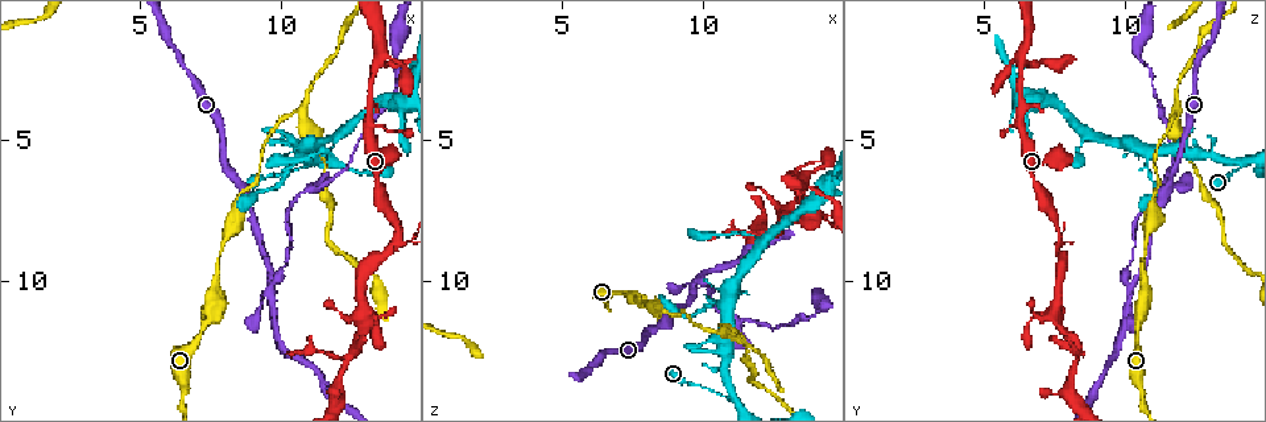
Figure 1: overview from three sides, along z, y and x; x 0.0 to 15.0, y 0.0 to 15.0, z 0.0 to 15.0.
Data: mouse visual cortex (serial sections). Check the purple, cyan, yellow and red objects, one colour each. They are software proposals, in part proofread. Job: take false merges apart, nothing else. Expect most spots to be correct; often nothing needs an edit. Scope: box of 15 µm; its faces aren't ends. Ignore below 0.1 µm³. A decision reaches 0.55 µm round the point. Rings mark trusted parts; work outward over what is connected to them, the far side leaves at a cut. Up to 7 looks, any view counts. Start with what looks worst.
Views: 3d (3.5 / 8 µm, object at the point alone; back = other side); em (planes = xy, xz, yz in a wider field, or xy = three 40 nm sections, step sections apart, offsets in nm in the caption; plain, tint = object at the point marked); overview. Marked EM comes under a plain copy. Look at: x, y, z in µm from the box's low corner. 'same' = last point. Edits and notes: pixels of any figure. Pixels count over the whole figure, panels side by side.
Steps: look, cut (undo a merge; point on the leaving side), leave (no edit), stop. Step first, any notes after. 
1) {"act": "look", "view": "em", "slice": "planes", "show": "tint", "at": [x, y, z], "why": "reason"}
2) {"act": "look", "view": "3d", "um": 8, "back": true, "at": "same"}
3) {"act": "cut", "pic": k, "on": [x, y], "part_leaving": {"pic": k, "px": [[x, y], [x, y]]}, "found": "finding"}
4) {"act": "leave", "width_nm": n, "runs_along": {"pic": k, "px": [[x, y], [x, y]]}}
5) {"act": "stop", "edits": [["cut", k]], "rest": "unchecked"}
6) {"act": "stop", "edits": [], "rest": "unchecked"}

{"act": "look", "view": "3d", "um": 3.5, "at": [14.1, 8.5, 7.7], "why": "looks like a crossing"}

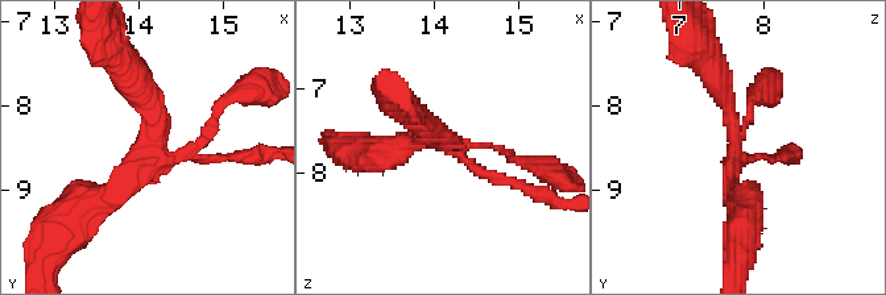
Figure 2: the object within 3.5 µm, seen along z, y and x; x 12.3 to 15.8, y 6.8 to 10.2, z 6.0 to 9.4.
{"act": "look", "view": "em", "slice": "planes", "show": "tint", "at": [14.15, 8.55, 7.65], "arms": 4, "arm_widths_nm": [100, 100, 300, 300], "why": "need the tissue"}

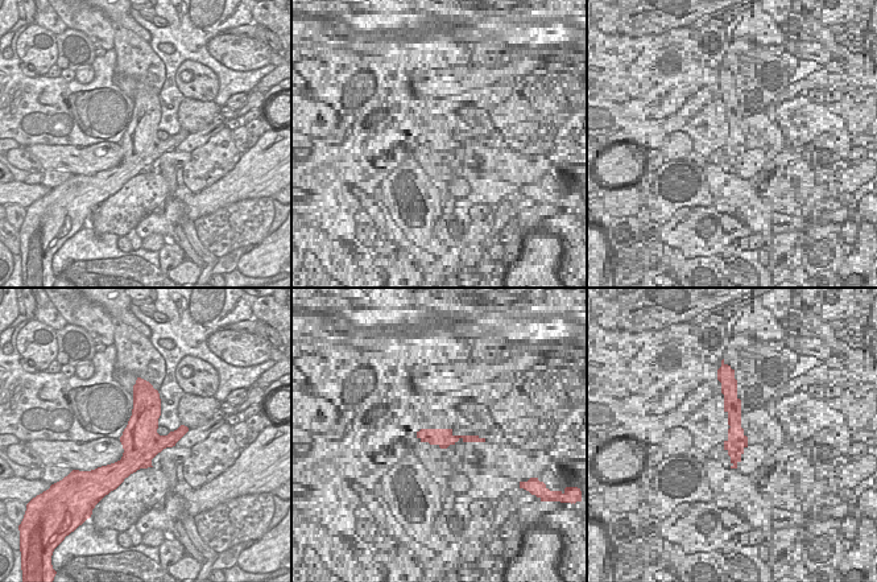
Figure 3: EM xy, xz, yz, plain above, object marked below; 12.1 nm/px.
{"act": "leave", "width_nm": 480, "runs_along": {"pic": 2, "px": [[125, 75], [150, 153], [90, 202]]}, "found": "continuous, no second cell"}

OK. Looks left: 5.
{"act": "look", "view": "3d", "um": 3.5, "at": [9.6, 10.2, 10.1], "why": "a fork"}

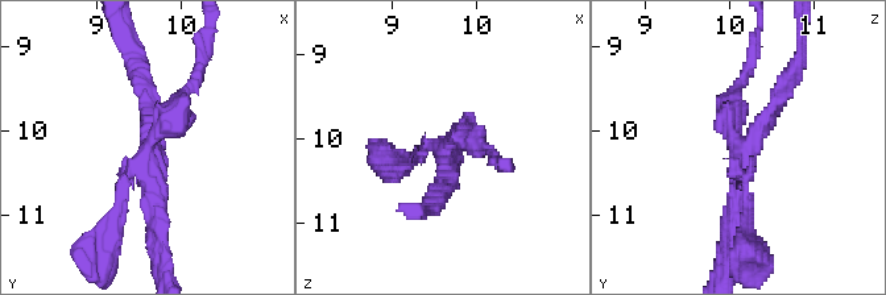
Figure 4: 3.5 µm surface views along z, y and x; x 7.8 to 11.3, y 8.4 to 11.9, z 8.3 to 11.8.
{"act": "look", "view": "em", "slice": "xy", "step": 2, "show": "tint", "at": [9.65, 10.20, 10.15]}

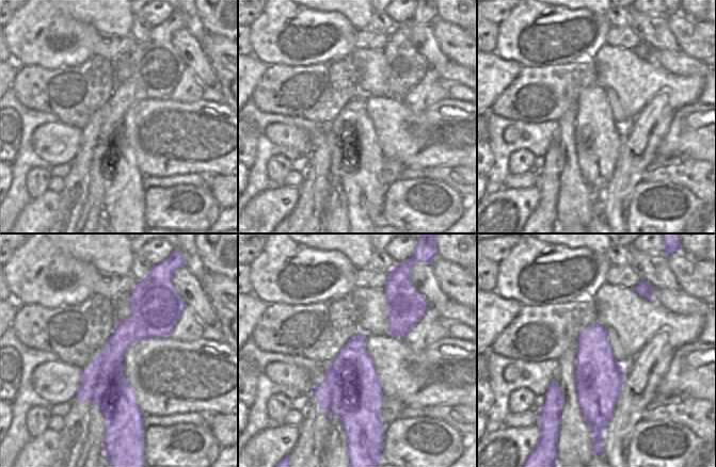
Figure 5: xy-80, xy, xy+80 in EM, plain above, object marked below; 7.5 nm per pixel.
{"act": "cut", "pic": 4, "on": [479, 152], "part_leaving": {"pic": 4, "px": [[444, 148], [468, 137], [497, 163]]}, "found": "a second cell is stuck on"}

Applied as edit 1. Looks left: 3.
{"act": "look", "view": "overview", "why": "redraw"}

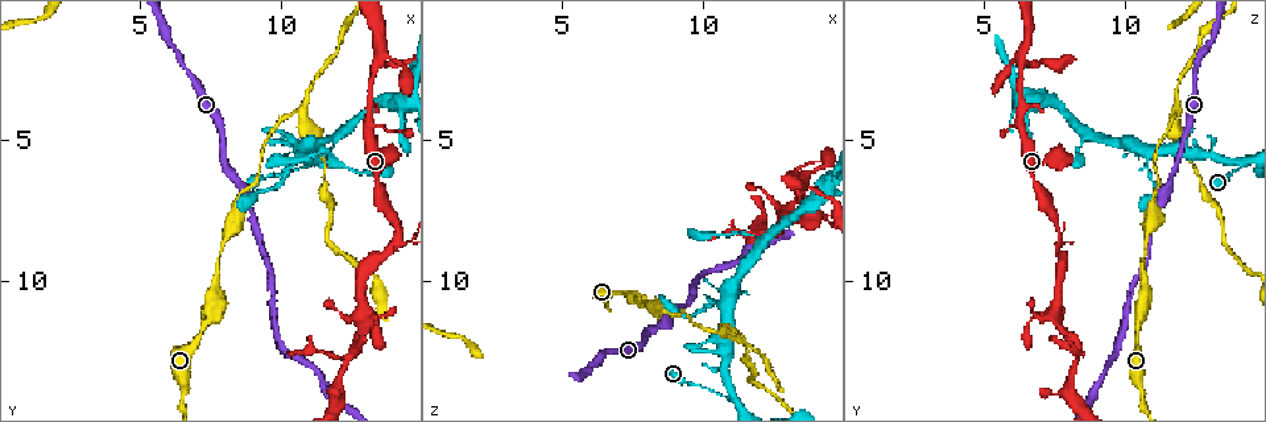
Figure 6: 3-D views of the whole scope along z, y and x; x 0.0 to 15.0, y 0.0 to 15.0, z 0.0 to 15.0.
{"act": "look", "view": "3d", "um": 8, "at": [13.5, 2.2, 6.4], "why": "four-way junction"}

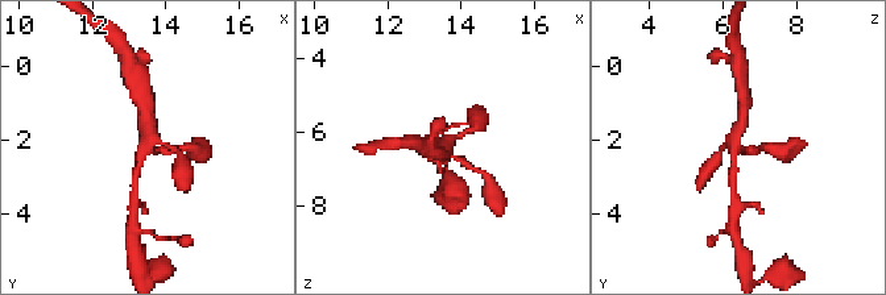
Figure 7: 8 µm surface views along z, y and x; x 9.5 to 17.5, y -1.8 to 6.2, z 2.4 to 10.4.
{"act": "look", "view": "em", "slice": "xy", "step": 5, "show": "tint", "at": [13.5, 2.3, 6.4]}

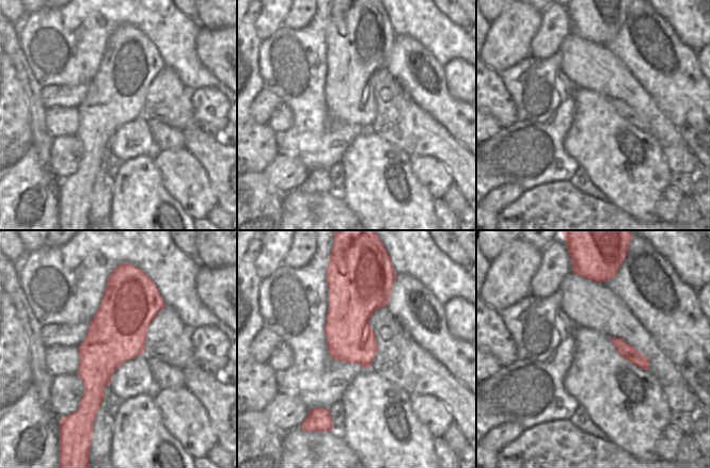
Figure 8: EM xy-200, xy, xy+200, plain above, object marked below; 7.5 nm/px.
{"act": "leave", "arms": 4, "arm_widths_nm": [150, 200, 250, 400], "runs_along": {"pic": 8, "px": [[614, 340], [645, 367]]}, "found": "one cell here"}

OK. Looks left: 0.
{"act": "stop", "edits": [["cut", 4]], "rest": "unchecked"}

